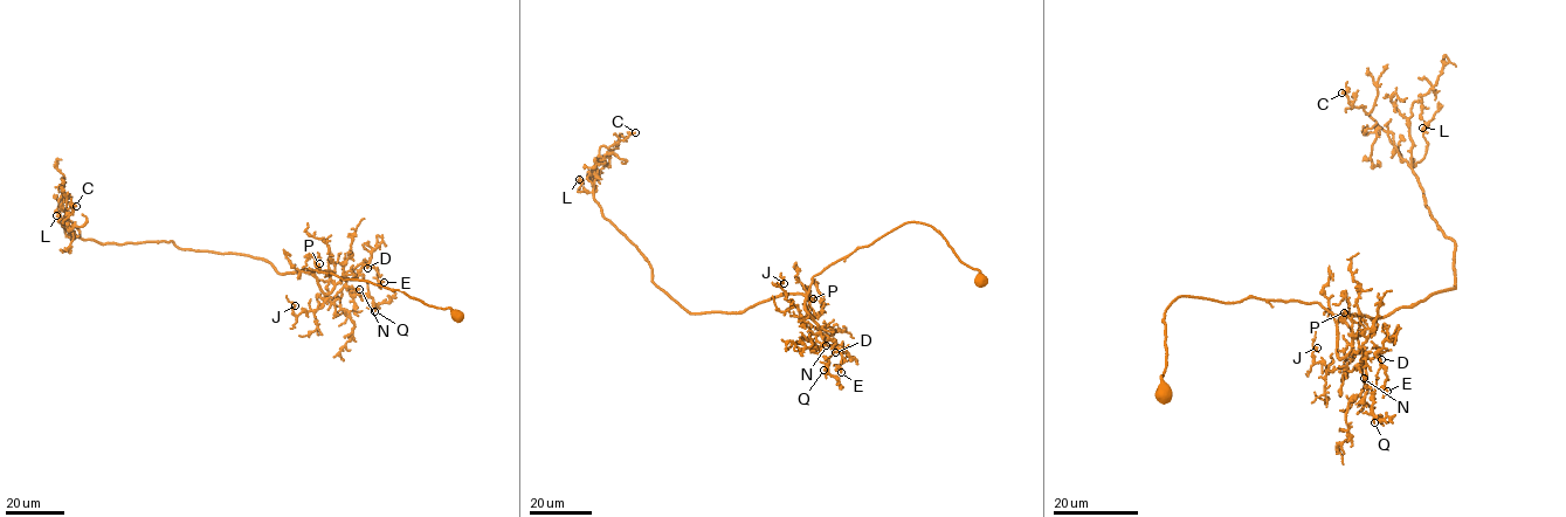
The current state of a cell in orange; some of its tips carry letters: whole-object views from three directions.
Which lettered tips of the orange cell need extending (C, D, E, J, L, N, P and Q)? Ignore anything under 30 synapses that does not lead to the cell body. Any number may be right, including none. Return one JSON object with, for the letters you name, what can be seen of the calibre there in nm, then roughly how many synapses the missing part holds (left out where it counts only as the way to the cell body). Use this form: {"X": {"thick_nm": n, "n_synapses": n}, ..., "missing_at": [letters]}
{"missing_at": []}

